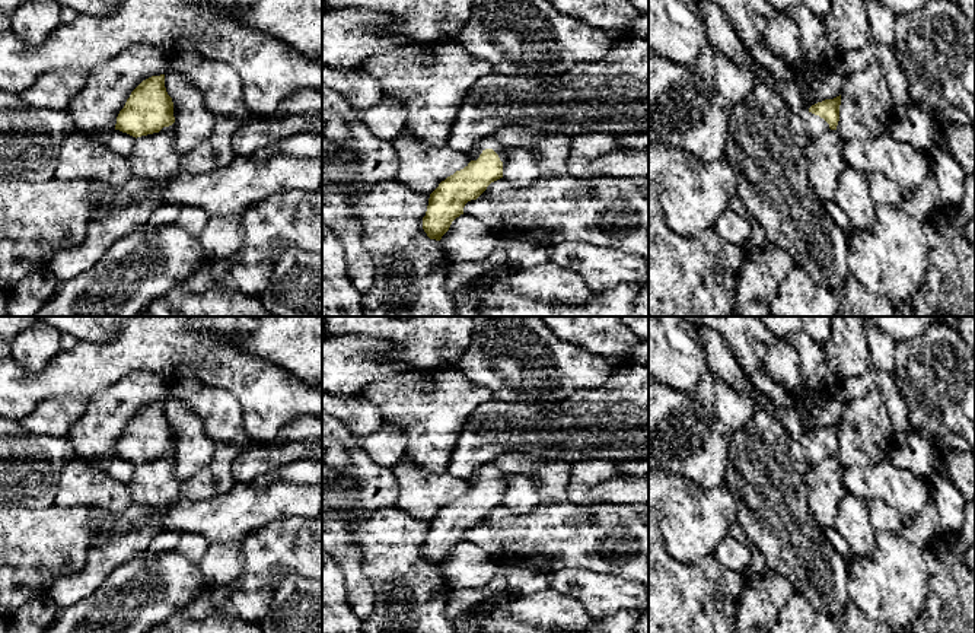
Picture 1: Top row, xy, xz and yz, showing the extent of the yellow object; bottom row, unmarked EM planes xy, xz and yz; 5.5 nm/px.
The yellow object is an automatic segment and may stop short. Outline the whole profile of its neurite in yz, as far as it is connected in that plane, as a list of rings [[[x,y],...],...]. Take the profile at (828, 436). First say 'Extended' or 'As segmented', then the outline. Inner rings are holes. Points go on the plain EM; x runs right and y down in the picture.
Extended. [[[841,422],[834,426],[818,429],[800,442],[791,442],[790,461],[802,477],[829,455],[837,457],[839,432]]]

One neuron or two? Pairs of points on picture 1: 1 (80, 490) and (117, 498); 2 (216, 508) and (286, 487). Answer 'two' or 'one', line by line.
1: one
2: one

